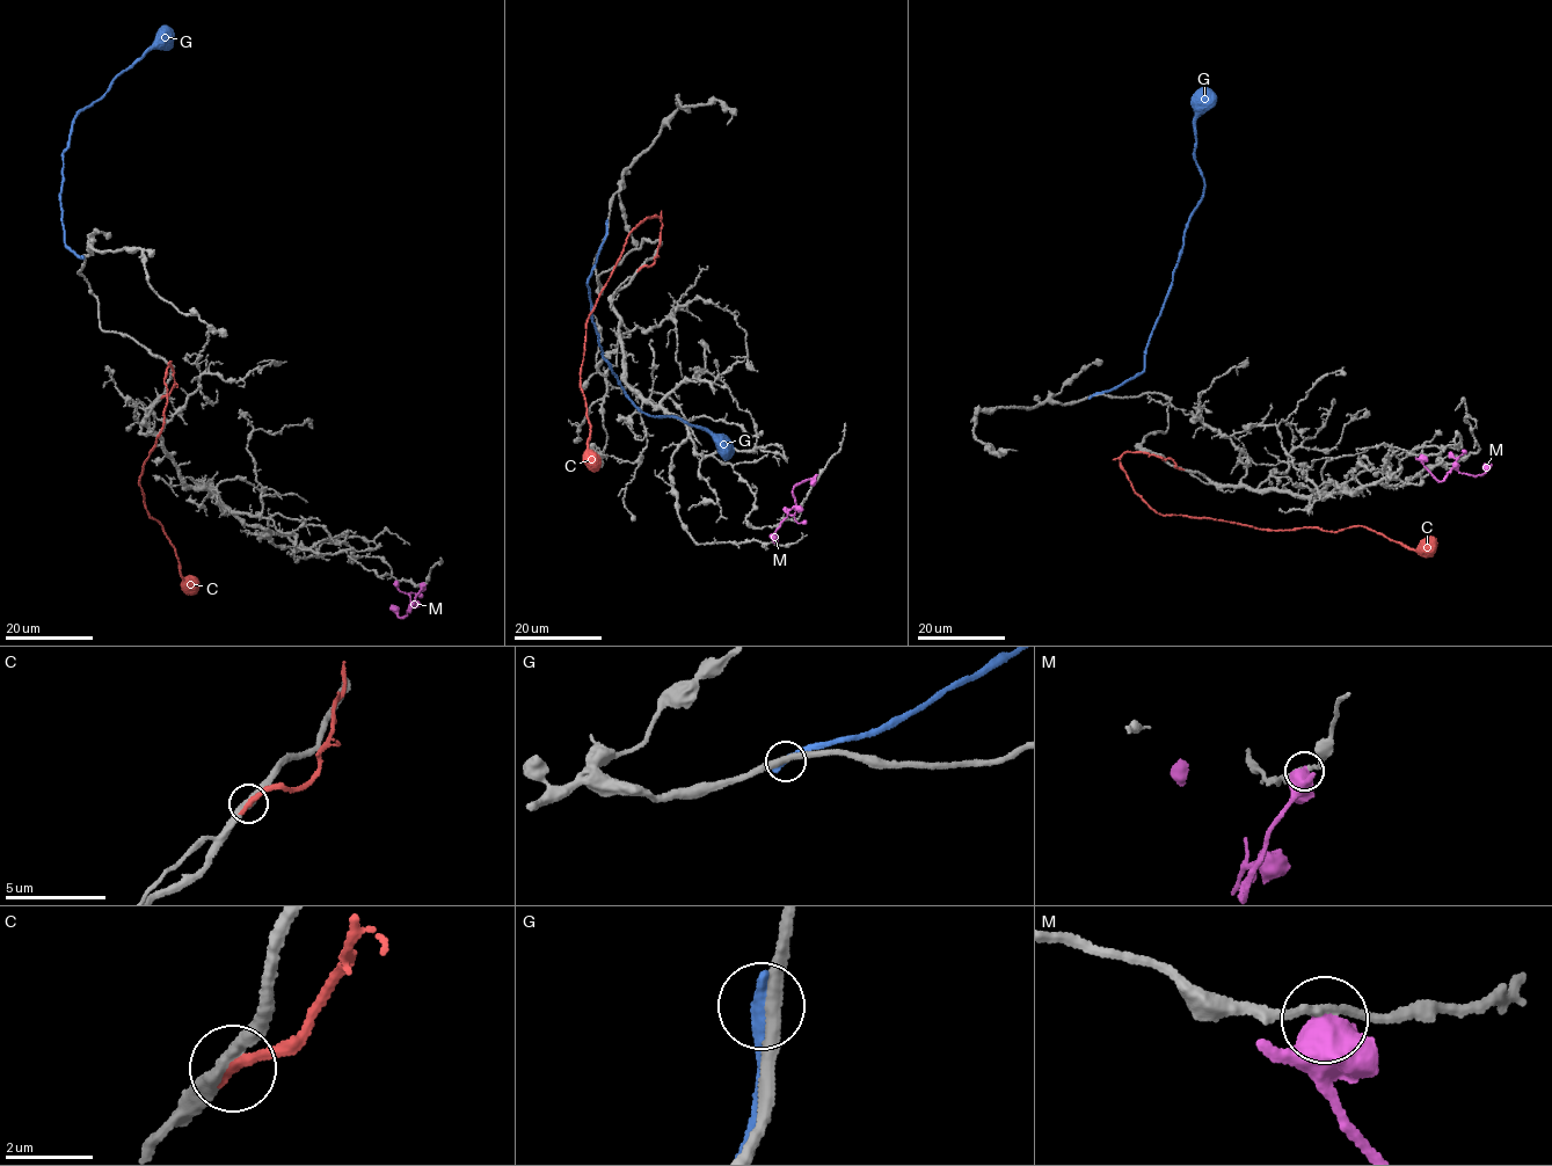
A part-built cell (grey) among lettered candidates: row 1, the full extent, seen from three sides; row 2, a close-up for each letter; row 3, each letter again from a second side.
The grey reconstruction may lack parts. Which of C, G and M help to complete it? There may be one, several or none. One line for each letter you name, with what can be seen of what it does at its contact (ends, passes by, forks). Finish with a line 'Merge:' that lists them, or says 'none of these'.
C: it ends
Merge: C

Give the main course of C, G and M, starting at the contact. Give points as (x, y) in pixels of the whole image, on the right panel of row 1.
C: (1180, 469), (1142, 452), (1120, 461), (1132, 490), (1158, 514), (1266, 530), (1362, 525), (1414, 549), (1435, 547)
G: (1091, 396), (1144, 371), (1146, 343), (1166, 296), (1183, 231), (1204, 190), (1193, 152), (1194, 123), (1203, 87)
M: (1421, 456), (1422, 464), (1438, 481), (1454, 468), (1479, 475), (1486, 471), (1485, 465)

